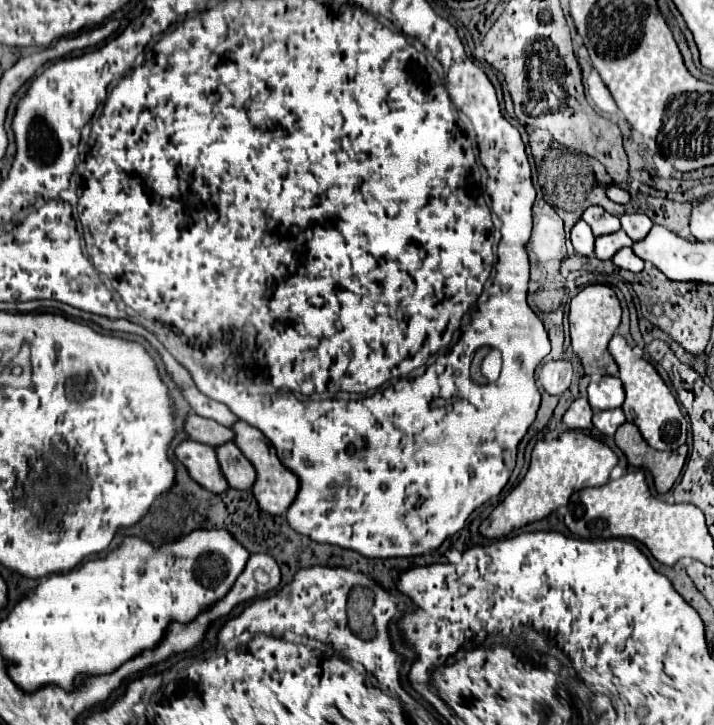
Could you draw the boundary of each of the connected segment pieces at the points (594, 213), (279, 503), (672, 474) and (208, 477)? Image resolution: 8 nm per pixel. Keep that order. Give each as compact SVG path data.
M599 205L587 207L587 209L583 211L581 219L591 225L591 229L593 229L595 235L607 235L607 233L615 233L615 231L621 229L619 219L617 219L615 215L611 215L611 213L607 213L607 211L605 211L603 207L599 207Z
M235 421L233 427L231 427L231 431L235 433L233 443L241 449L241 453L255 467L257 477L255 477L255 483L253 483L253 495L255 495L259 507L263 507L263 511L267 511L271 515L283 515L289 509L289 505L293 503L293 499L295 499L295 495L299 491L297 477L289 469L285 469L281 465L281 461L277 459L275 449L271 447L271 443L267 441L267 437L259 429L255 429L255 427L251 427L251 425L243 423L243 421Z
M623 423L617 429L615 443L627 455L627 461L631 465L651 471L655 489L659 493L667 493L673 487L687 457L687 445L679 447L677 451L655 451L639 435L639 429L633 423Z
M185 439L175 447L175 457L185 465L191 479L195 479L203 489L223 493L229 489L223 473L219 471L219 461L209 445Z

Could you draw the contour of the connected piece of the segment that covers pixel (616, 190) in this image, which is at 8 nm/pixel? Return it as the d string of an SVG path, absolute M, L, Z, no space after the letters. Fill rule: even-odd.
M613 185L613 187L607 189L607 197L609 197L611 201L615 201L615 203L629 203L629 199L631 199L629 191L625 191L625 189L617 187L617 185Z

